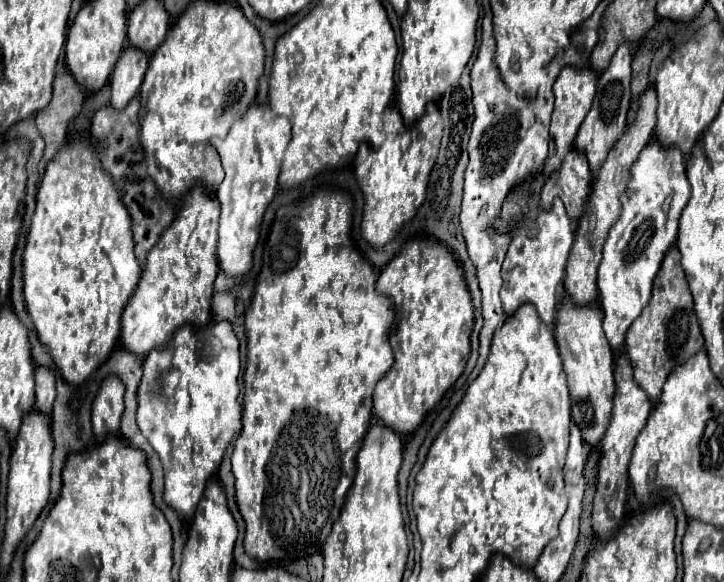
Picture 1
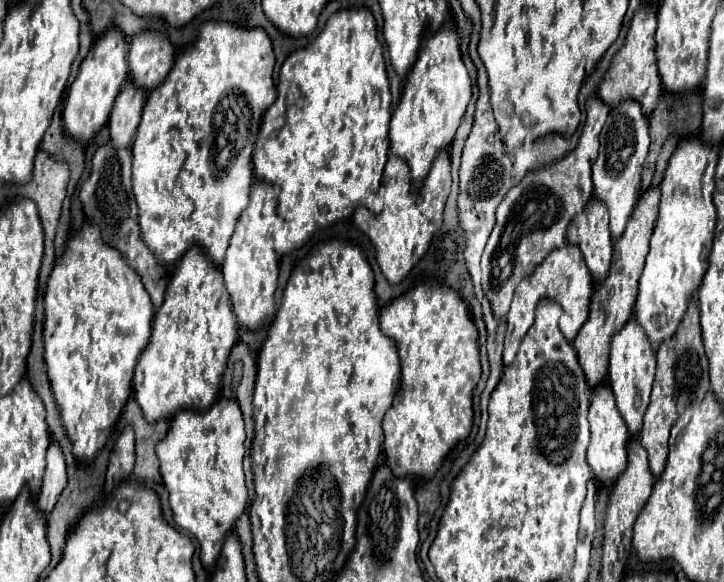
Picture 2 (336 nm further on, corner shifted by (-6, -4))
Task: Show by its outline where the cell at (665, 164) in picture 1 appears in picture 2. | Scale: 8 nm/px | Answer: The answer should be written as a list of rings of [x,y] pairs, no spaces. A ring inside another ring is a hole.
[[[631,319],[613,335],[609,353],[609,385],[617,399],[617,411],[621,413],[631,435],[637,435],[641,431],[643,413],[649,405],[653,377],[655,377],[655,351],[641,325],[635,323],[635,319]]]

